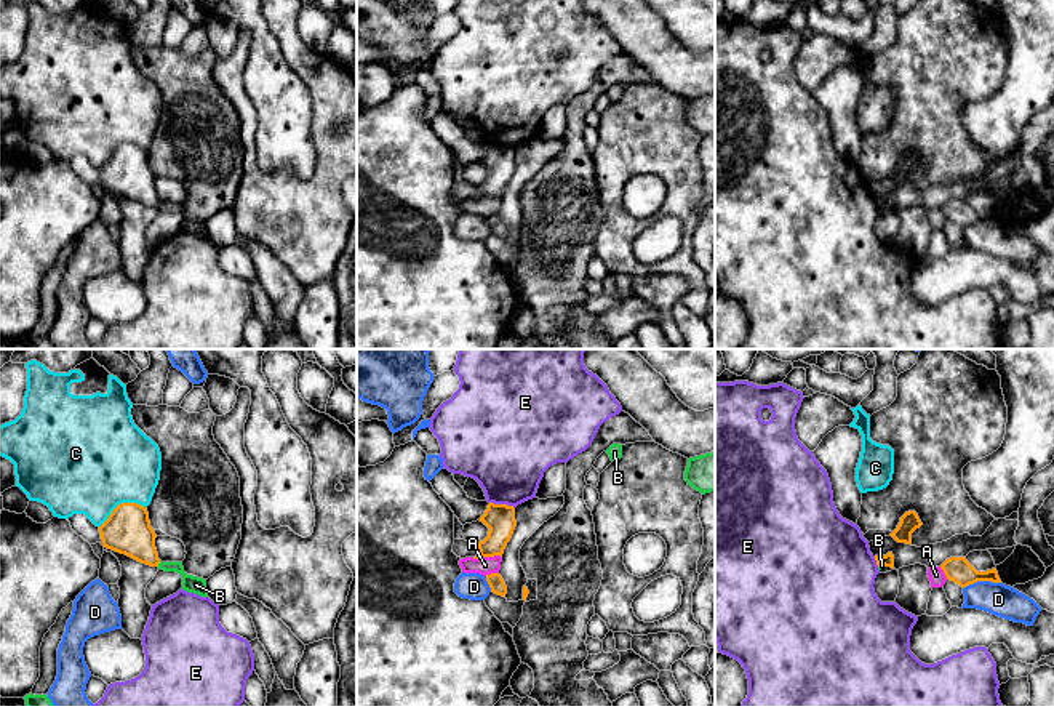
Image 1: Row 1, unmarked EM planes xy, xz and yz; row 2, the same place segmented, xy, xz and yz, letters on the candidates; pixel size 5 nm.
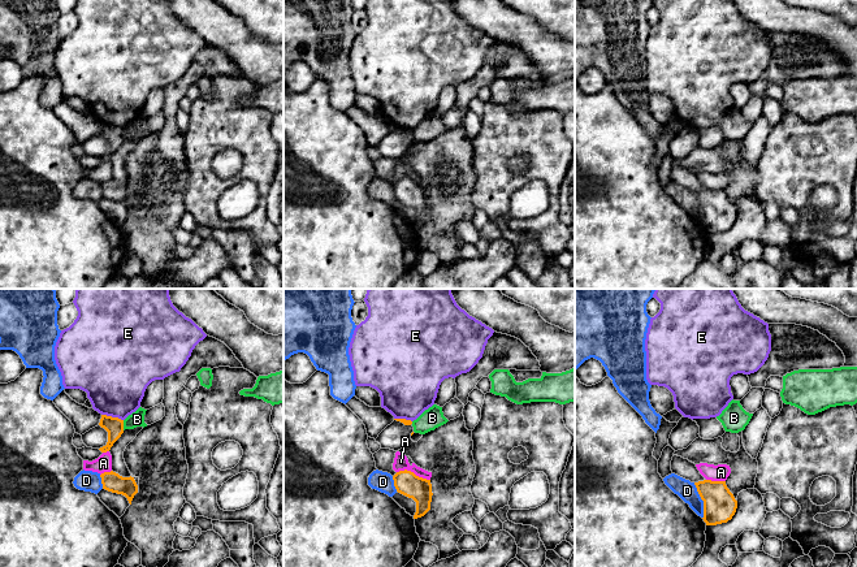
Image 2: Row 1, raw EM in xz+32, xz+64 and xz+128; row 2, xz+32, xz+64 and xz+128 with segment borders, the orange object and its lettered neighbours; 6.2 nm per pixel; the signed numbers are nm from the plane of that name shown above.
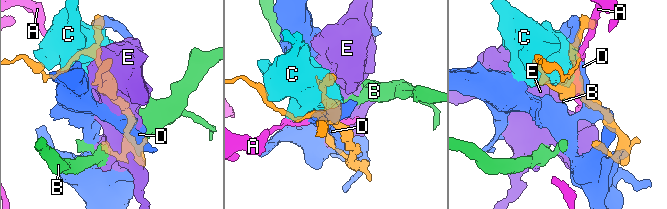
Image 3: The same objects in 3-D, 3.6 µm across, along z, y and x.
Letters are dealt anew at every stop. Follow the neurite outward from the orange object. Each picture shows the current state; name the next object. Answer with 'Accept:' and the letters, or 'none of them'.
Accept: none of them

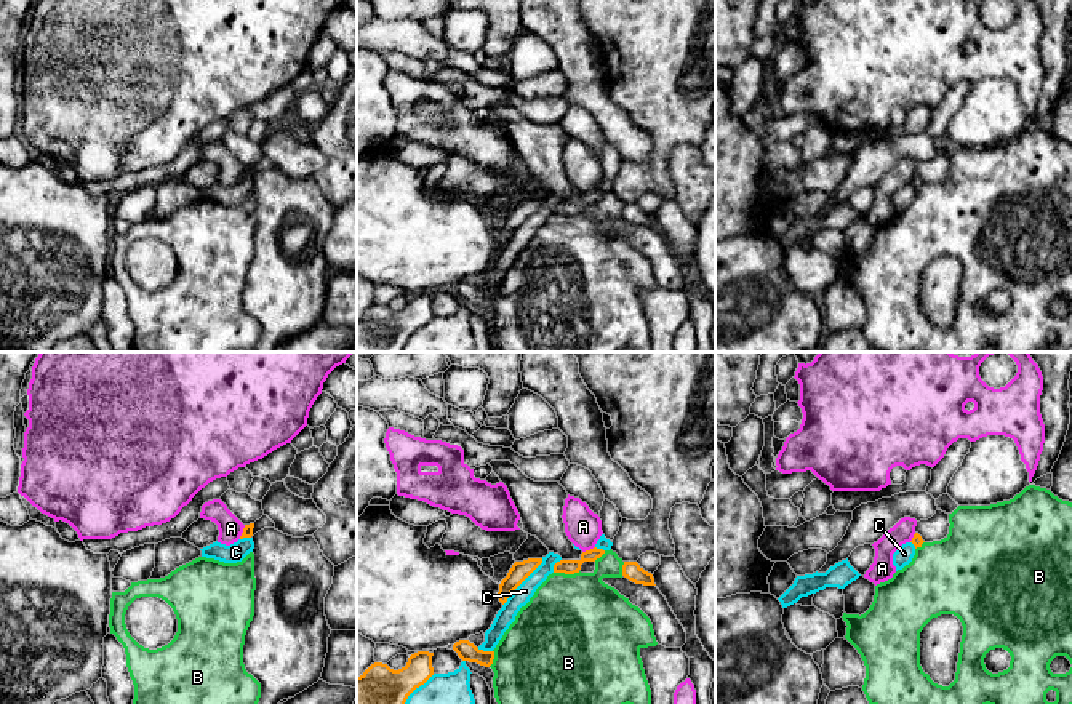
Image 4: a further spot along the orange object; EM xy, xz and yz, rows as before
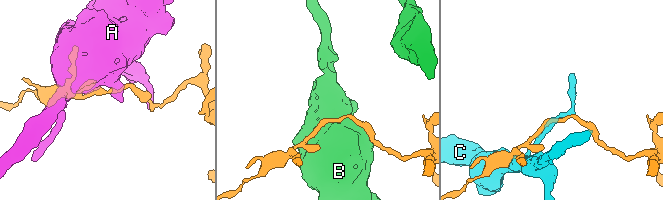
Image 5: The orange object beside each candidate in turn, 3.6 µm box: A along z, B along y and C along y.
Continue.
Accept: none of them

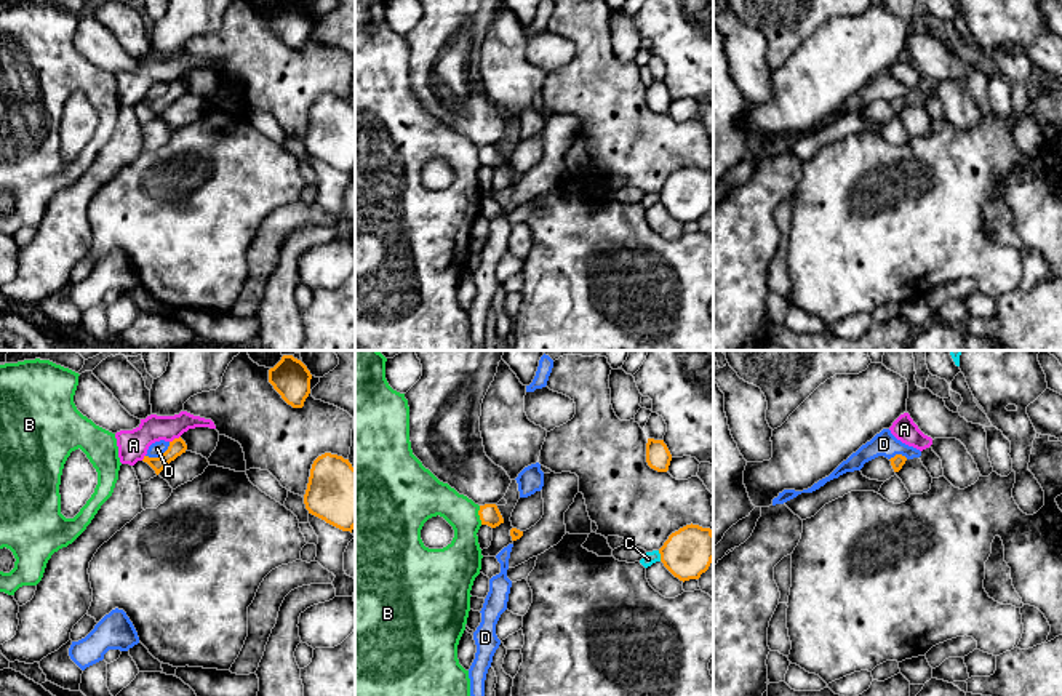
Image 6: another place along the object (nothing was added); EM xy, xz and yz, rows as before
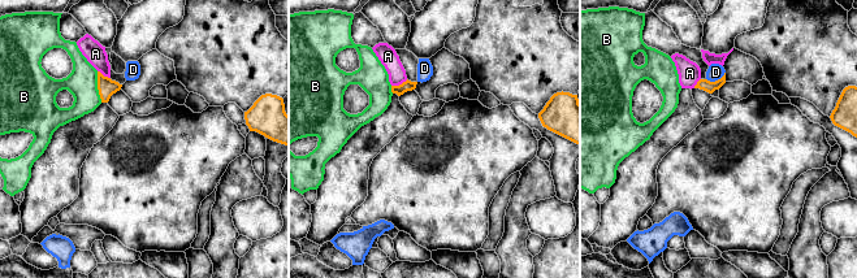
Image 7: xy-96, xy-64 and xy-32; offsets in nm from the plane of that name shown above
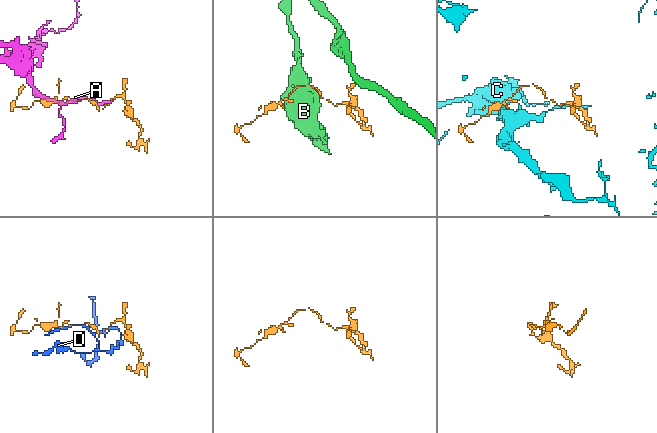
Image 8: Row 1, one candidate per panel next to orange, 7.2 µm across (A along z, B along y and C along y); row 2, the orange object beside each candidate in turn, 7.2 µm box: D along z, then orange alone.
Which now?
Accept: none of them

